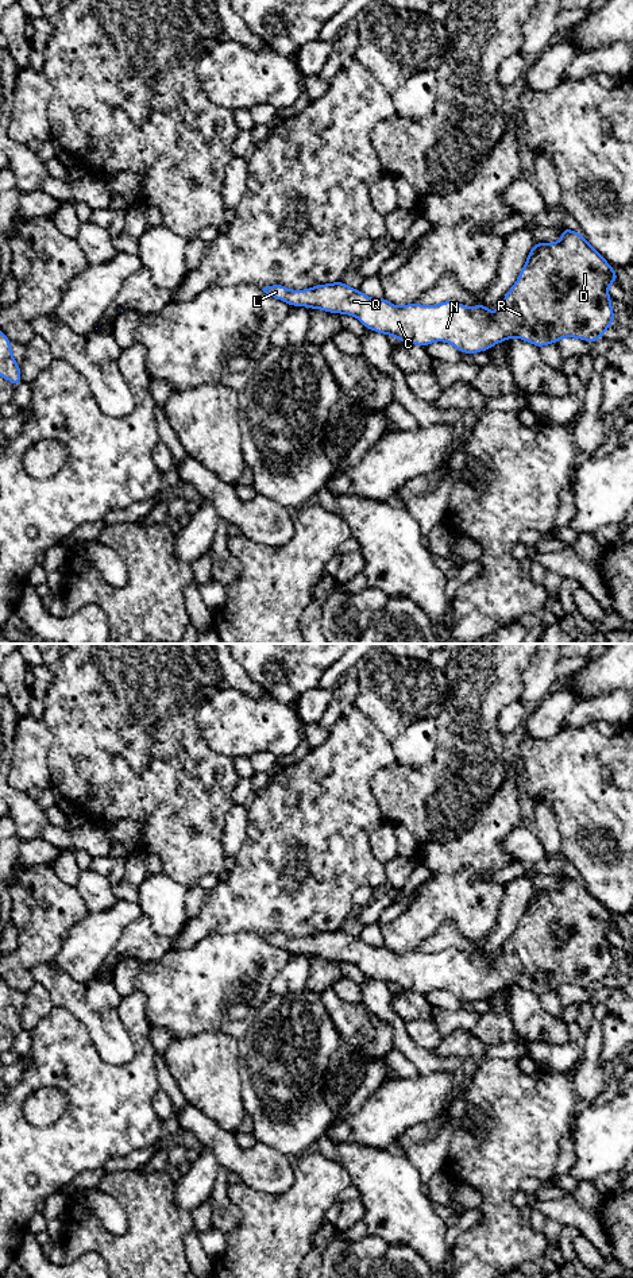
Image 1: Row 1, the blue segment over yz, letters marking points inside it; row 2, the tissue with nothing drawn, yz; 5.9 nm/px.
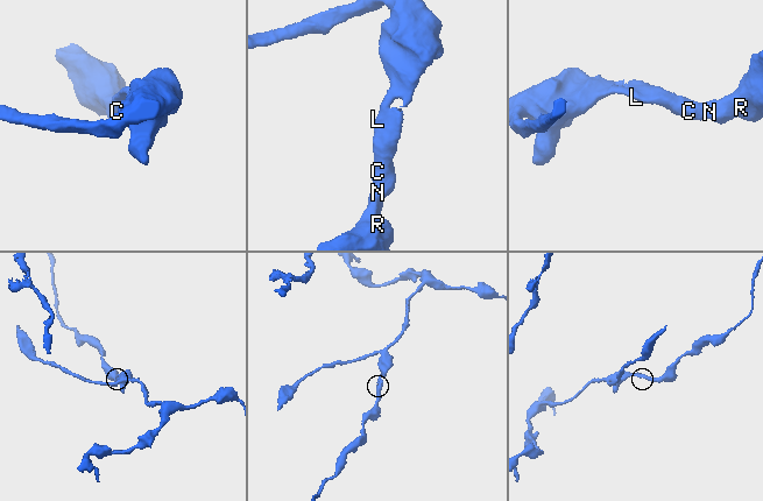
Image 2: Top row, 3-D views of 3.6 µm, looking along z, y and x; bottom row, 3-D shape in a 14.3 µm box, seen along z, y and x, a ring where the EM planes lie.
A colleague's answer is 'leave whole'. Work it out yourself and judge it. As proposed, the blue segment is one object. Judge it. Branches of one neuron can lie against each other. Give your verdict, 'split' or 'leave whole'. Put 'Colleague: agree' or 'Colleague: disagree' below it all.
leave whole
Colleague: agree

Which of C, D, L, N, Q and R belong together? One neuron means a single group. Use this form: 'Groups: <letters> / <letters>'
Groups: C D L N Q R

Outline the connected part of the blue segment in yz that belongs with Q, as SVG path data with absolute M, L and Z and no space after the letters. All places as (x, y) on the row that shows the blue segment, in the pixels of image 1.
M567 227L560 231L560 242L537 242L534 244L516 283L494 313L487 309L483 301L474 309L453 300L433 306L418 302L394 306L385 297L371 298L341 281L316 285L305 290L290 290L274 283L262 290L290 306L306 306L333 314L355 316L364 328L394 336L405 344L428 347L433 341L445 341L458 351L470 355L487 351L512 337L520 337L539 348L557 343L563 337L595 343L614 324L614 310L607 286L617 283L618 271L614 271L607 260L593 248L583 233L571 231Z

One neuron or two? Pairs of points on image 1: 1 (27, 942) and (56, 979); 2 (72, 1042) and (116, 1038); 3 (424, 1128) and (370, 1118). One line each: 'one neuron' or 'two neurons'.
1: two neurons
2: two neurons
3: two neurons

